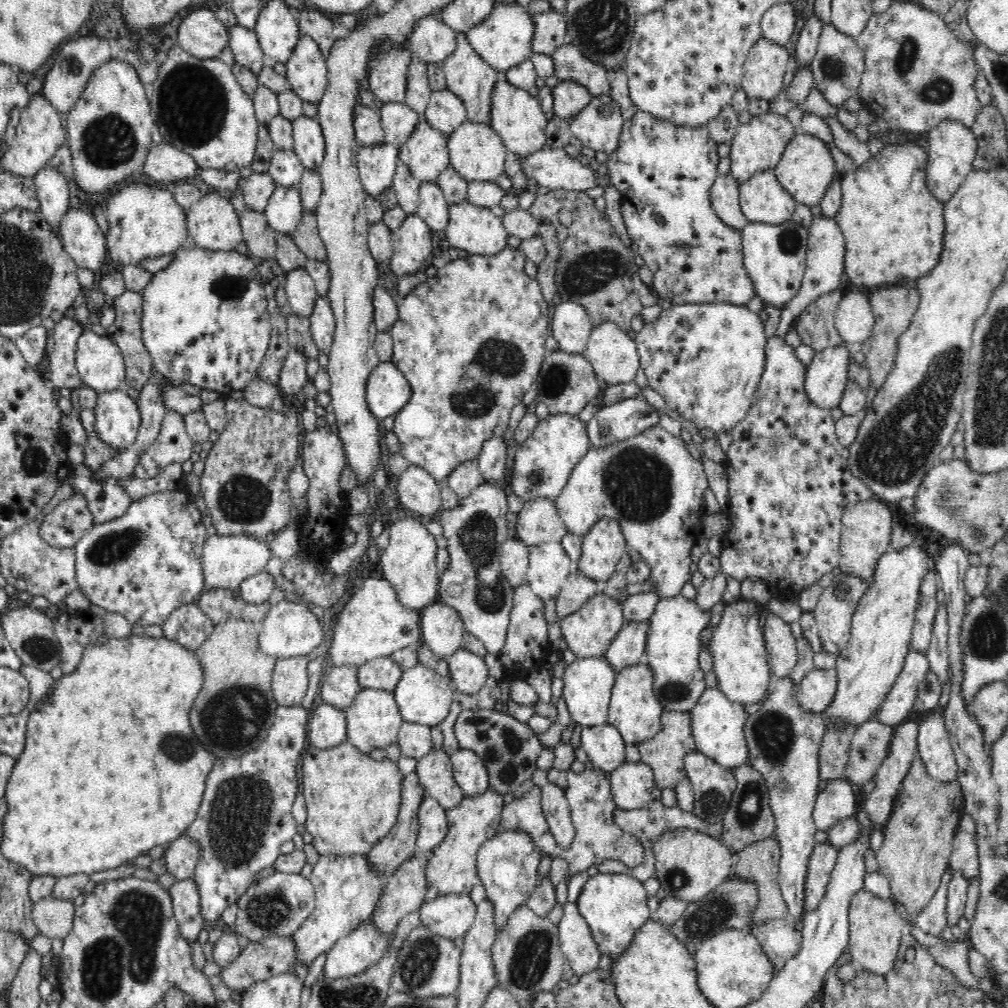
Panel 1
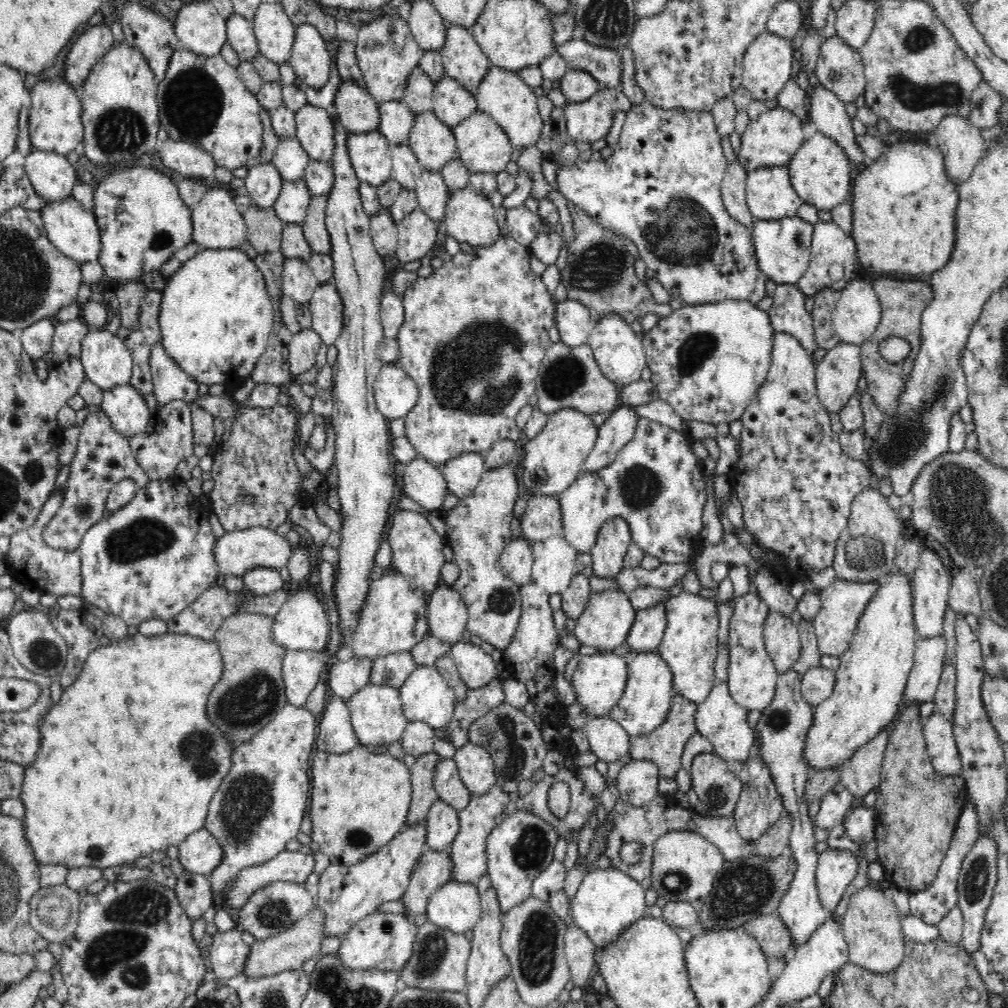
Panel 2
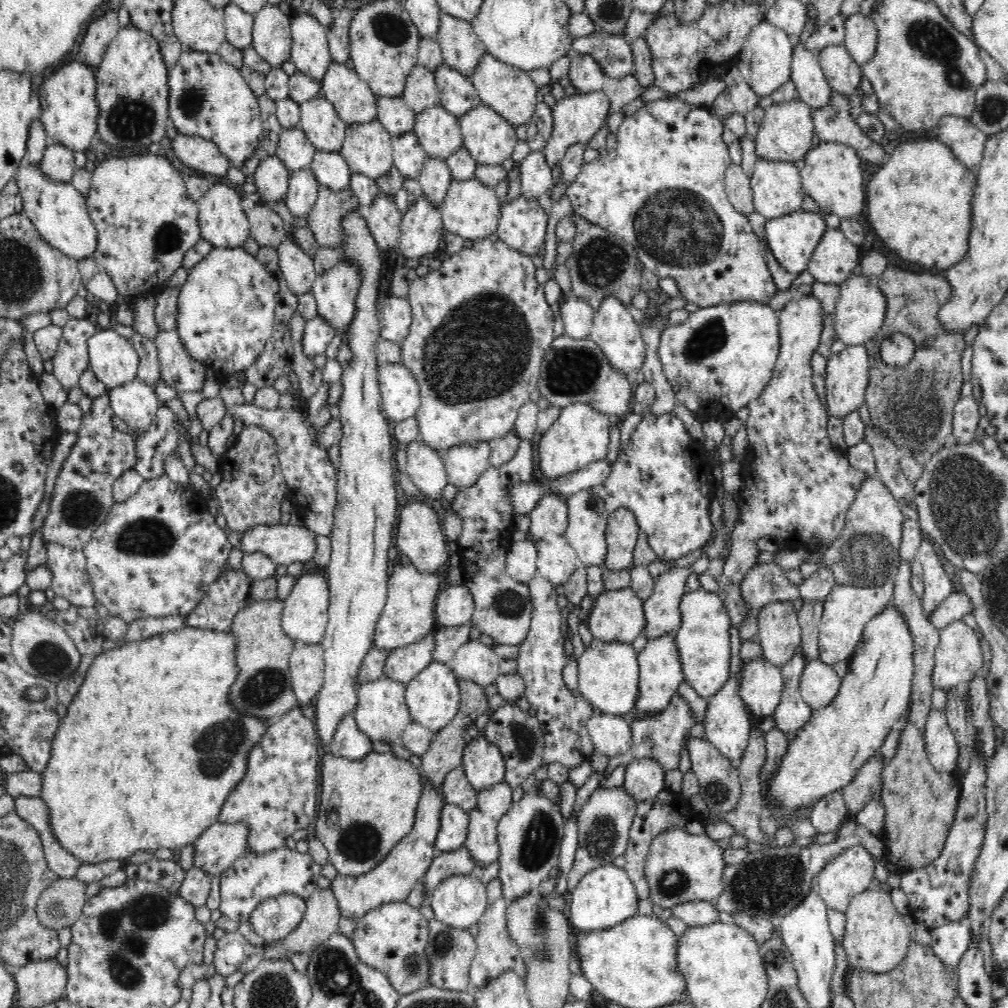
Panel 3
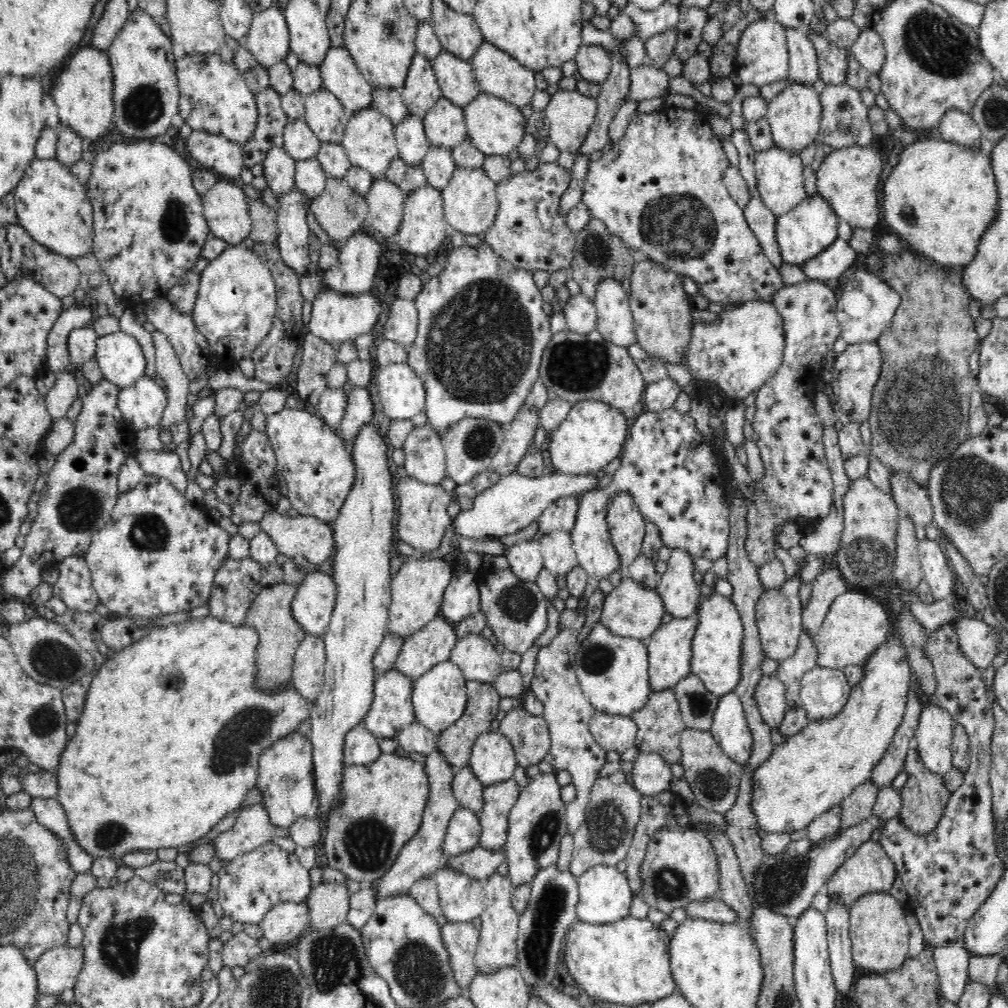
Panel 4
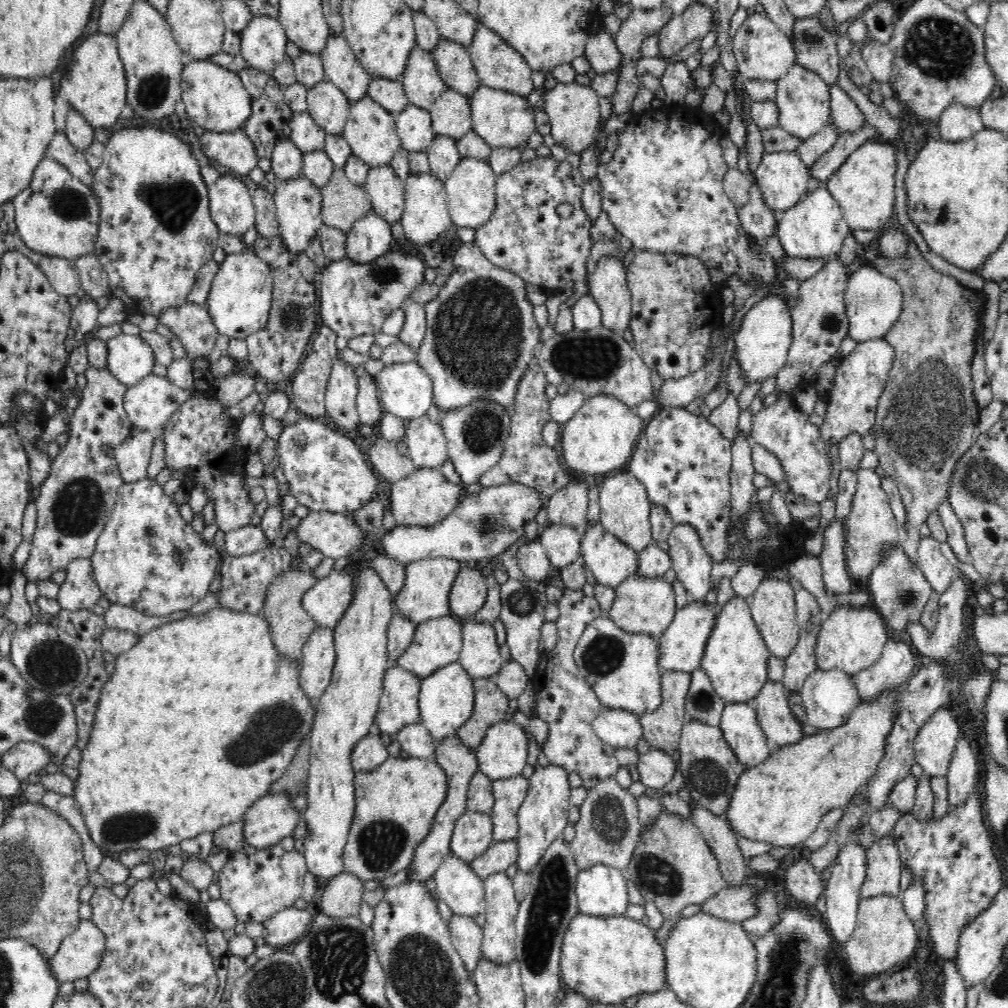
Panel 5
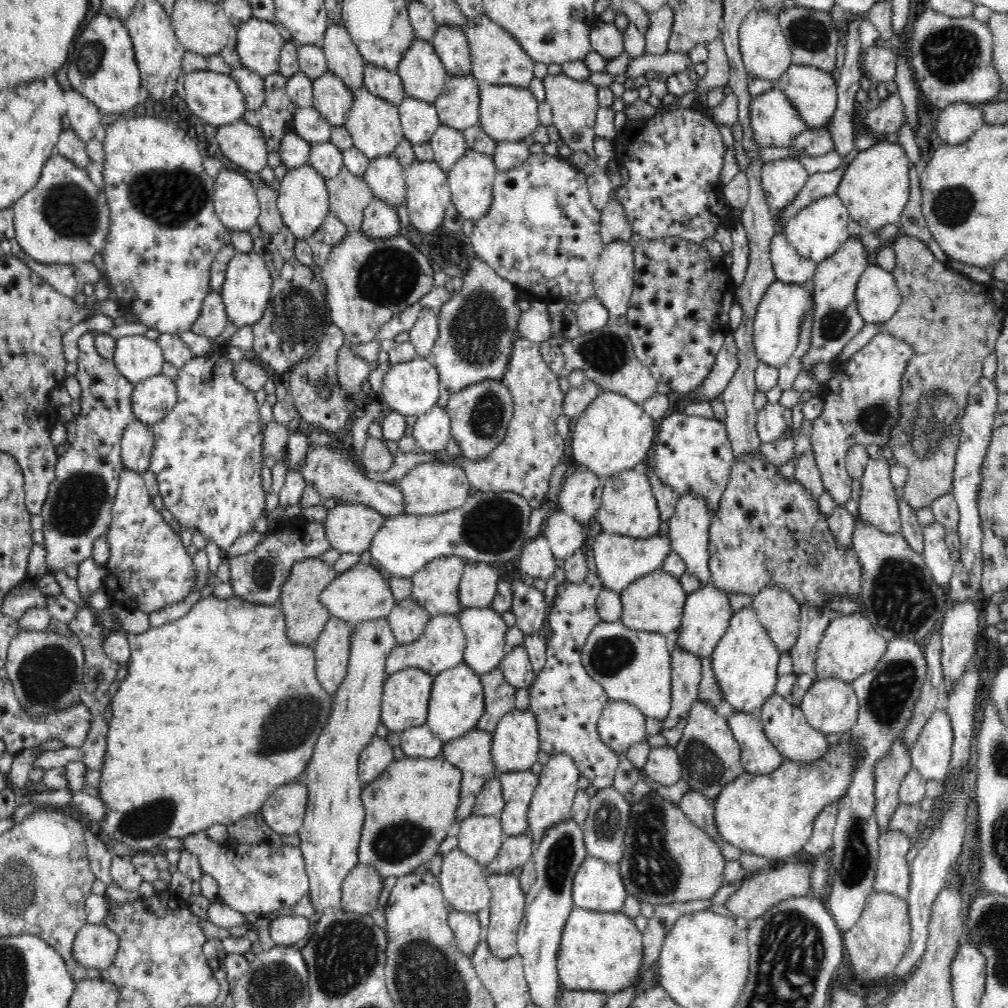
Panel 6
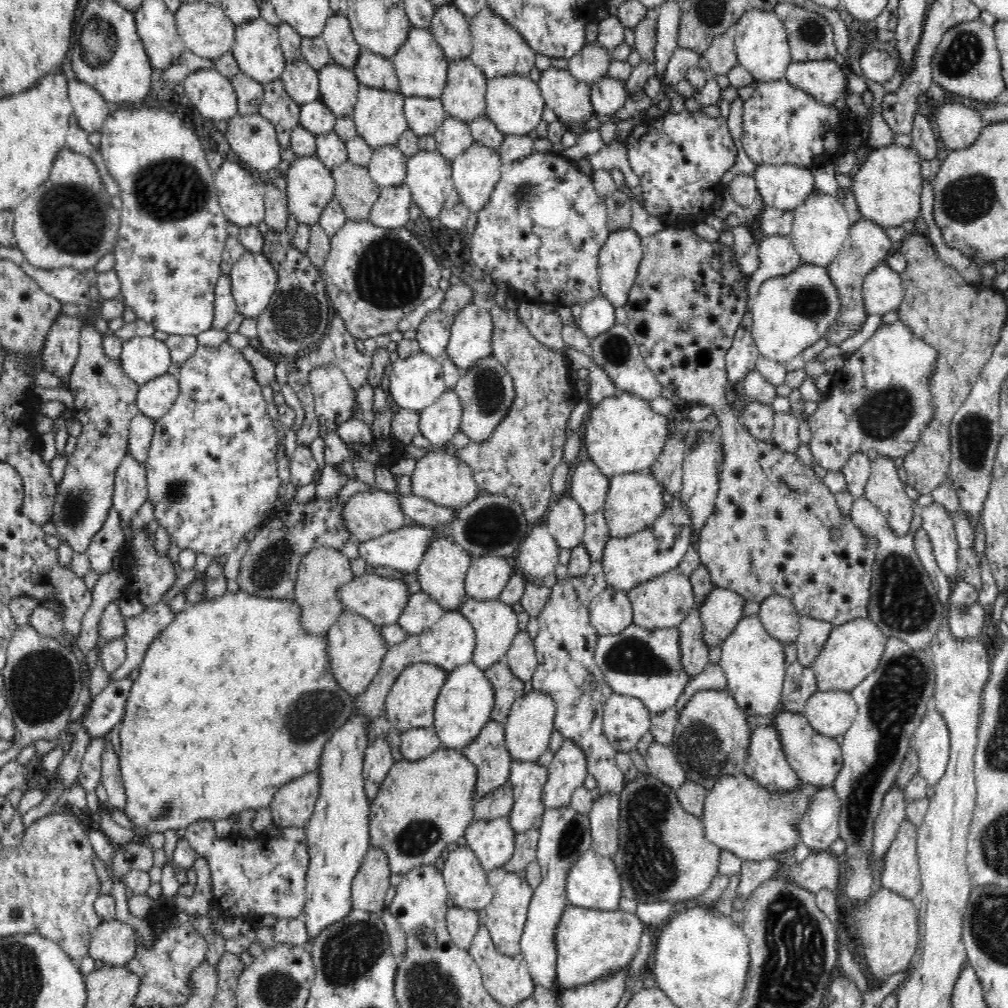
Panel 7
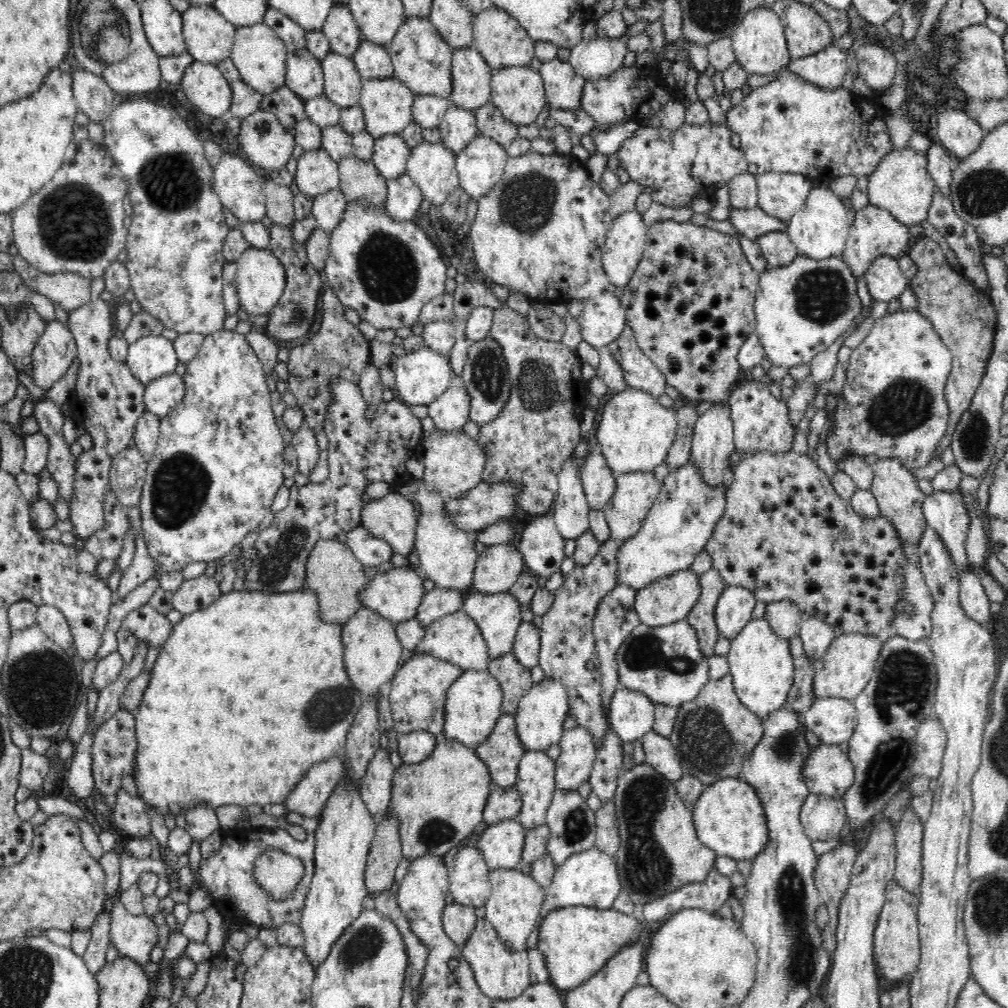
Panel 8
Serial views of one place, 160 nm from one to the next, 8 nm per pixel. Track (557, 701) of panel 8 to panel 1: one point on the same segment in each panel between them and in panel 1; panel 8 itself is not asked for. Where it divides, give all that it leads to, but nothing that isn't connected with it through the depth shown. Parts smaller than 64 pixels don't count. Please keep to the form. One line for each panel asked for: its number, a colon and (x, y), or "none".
1: (470, 773)
2: (475, 766)
3: (483, 763)
4: (492, 760)
5: (502, 753)
6: (515, 744)
7: (527, 730)

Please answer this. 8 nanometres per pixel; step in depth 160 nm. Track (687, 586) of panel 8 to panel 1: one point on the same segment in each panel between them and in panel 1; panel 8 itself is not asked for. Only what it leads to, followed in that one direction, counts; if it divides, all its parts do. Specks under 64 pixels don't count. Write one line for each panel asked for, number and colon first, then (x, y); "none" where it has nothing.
1: (589, 631)
2: (604, 625)
3: (616, 616)
4: (630, 610)
5: (642, 605)
6: (654, 603)
7: (663, 602)

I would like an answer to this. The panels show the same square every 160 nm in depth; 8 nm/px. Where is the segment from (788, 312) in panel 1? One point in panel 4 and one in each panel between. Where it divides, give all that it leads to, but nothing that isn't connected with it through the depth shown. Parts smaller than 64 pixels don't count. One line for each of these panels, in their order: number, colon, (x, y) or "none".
2: (832, 261)
3: (834, 258)
4: (835, 259)

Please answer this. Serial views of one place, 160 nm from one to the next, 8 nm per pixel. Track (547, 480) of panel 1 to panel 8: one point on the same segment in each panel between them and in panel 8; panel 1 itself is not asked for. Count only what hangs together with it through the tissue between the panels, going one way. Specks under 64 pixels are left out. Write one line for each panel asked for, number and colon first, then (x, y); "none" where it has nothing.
2: (553, 459)
3: (581, 434)
4: (593, 434)
5: (599, 439)
6: (613, 434)
7: (623, 434)
8: (635, 431)

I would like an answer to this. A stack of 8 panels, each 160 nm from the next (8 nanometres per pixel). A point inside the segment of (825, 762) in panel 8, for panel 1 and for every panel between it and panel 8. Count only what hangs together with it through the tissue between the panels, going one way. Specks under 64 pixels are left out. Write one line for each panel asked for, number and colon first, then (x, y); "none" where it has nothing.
1: (743, 674)
2: (752, 680)
3: (761, 686)
4: (770, 697)
5: (776, 719)
6: (788, 729)
7: (817, 759)

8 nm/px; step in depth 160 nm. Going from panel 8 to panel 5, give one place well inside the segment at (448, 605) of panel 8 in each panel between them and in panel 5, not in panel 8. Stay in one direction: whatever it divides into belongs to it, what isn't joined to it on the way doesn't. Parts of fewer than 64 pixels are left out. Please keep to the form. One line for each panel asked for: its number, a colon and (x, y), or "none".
5: (400, 632)
6: (407, 619)
7: (421, 612)

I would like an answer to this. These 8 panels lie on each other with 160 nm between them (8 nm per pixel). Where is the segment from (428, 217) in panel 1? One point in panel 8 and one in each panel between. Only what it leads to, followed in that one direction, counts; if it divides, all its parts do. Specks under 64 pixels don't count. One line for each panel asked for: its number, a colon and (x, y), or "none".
2: (432, 194)
3: (435, 178)
4: (438, 165)
5: (443, 155)
6: (448, 144)
7: (453, 137)
8: (458, 128)

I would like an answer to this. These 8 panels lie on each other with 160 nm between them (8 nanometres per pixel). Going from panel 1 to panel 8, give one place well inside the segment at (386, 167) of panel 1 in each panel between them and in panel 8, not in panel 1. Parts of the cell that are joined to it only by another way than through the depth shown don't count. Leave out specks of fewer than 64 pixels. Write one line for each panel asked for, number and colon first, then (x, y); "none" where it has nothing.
2: (370, 153)
3: (367, 149)
4: (369, 141)
5: (370, 130)
6: (374, 124)
7: (379, 115)
8: (387, 105)

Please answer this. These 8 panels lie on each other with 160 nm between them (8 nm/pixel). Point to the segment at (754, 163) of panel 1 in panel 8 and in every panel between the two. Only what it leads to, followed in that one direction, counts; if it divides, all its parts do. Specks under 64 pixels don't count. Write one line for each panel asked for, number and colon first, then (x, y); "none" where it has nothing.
2: (771, 140)
3: (785, 134)
4: (794, 116)
5: (804, 100)
6: (813, 92)
7: (825, 81)
8: (827, 69)

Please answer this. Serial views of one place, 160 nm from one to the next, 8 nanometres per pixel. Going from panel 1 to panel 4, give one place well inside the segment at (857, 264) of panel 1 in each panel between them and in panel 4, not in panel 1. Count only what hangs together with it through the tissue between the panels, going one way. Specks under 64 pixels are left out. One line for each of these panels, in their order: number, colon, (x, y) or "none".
2: (904, 204)
3: (919, 203)
4: (941, 197)

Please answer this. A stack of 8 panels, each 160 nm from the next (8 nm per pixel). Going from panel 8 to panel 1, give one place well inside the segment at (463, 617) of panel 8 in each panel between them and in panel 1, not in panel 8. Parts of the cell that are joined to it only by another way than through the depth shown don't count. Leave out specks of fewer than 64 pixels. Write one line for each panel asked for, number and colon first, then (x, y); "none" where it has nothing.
1: (383, 673)
2: (393, 670)
3: (403, 664)
4: (433, 644)
5: (437, 642)
6: (441, 646)
7: (450, 643)

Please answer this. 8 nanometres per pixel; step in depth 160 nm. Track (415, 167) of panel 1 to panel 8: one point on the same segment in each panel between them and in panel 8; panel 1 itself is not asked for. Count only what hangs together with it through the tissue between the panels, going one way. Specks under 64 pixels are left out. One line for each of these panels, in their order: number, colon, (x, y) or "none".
2: (433, 142)
3: (438, 132)
4: (444, 125)
5: (451, 113)
6: (458, 106)
7: (463, 97)
8: (471, 76)

